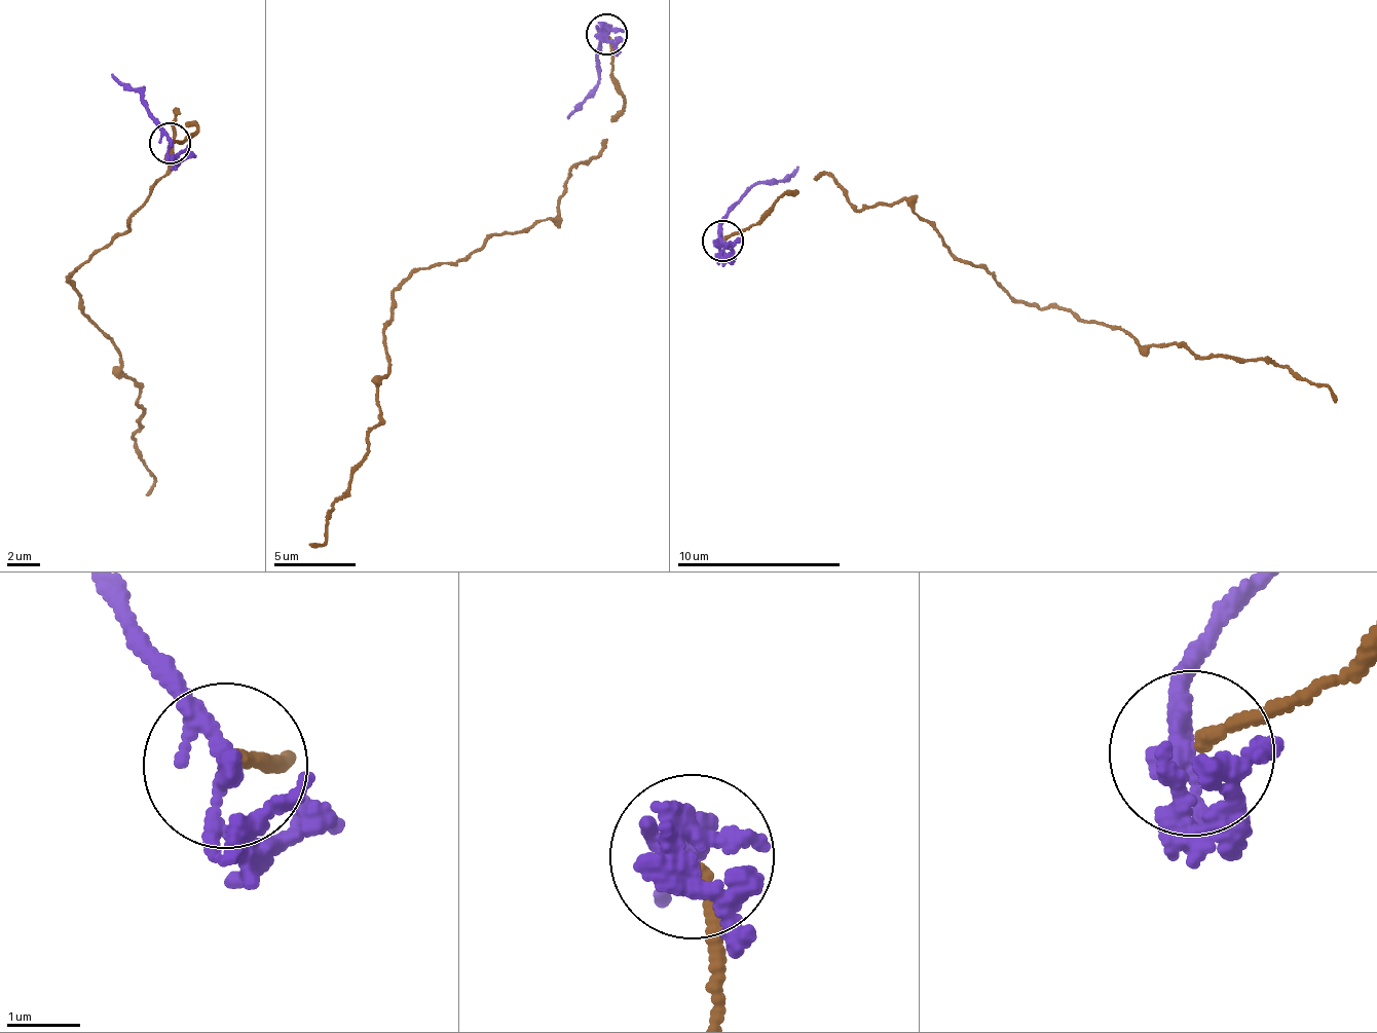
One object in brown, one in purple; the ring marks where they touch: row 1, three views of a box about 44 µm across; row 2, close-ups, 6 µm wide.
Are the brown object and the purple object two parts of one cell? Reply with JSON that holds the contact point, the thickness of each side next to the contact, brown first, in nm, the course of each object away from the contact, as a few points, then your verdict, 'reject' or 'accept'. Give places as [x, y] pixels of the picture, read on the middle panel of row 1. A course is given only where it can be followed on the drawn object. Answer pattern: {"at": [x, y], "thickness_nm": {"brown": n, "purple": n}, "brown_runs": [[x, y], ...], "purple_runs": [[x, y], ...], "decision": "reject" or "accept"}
{"at": [606, 34], "thickness_nm": {"brown": 170, "purple": 260}, "brown_runs": [[607, 36], [624, 100], [560, 214], [392, 293], [378, 428], [310, 545]], "purple_runs": [[607, 32], [601, 48], [599, 77], [568, 118]], "decision": "reject"}

